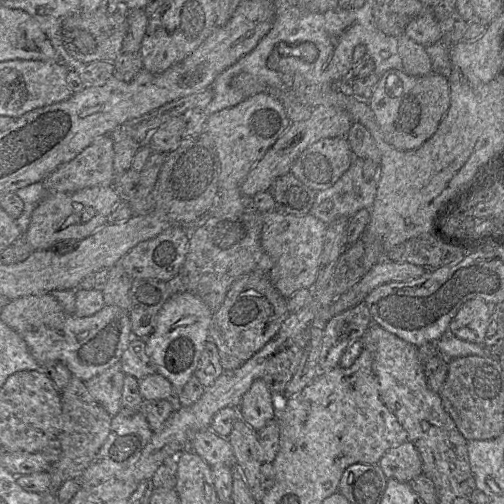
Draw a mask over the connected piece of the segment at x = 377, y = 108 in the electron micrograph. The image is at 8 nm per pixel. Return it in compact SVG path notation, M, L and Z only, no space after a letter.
M391 69L379 79L368 99L385 141L399 150L420 147L437 130L450 104L449 81L435 72L409 76L403 70Z

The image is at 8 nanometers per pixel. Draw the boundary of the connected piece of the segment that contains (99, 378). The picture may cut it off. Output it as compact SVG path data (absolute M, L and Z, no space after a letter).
M120 361L102 373L85 381L91 396L109 413L117 415L122 407L122 390L125 373Z

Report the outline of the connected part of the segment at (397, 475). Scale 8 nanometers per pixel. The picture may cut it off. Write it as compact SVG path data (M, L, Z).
M409 440L388 449L378 465L387 479L393 478L405 483L422 473L419 453Z

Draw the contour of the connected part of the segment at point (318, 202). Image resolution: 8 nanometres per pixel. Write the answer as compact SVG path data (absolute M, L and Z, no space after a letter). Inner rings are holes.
M353 156L348 170L331 187L317 192L315 202L309 214L318 218L327 226L340 217L351 218L363 208L371 209L376 196L379 166L377 175L372 180L364 178L363 166L364 159Z

